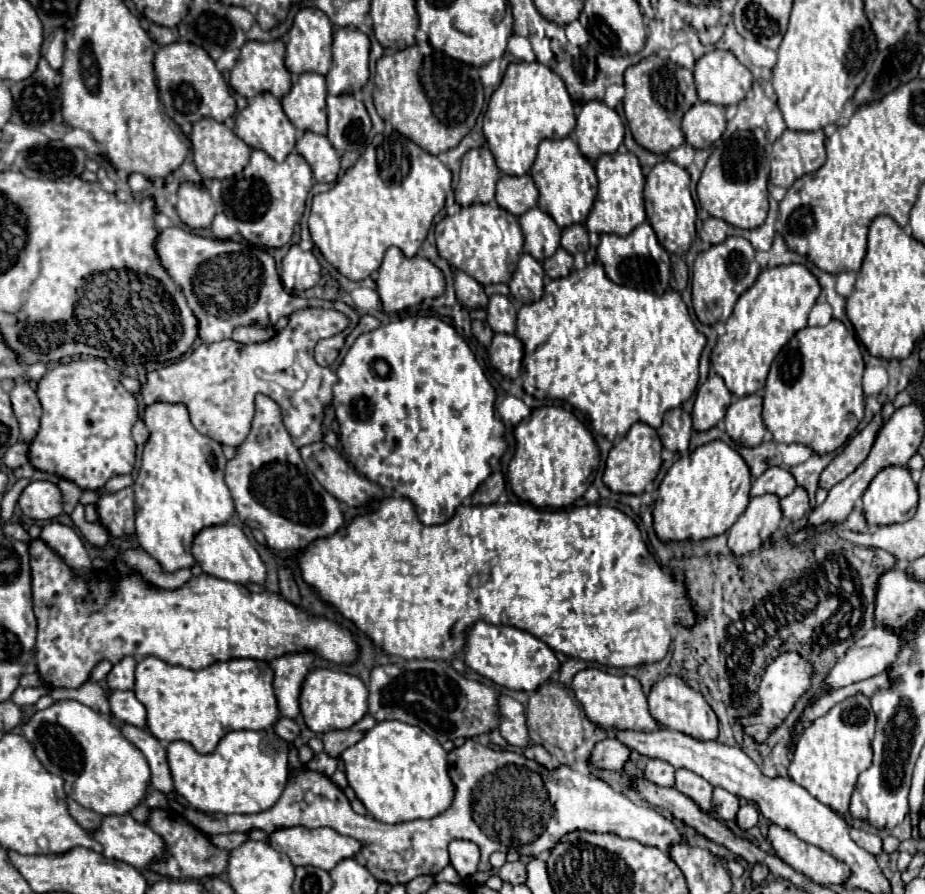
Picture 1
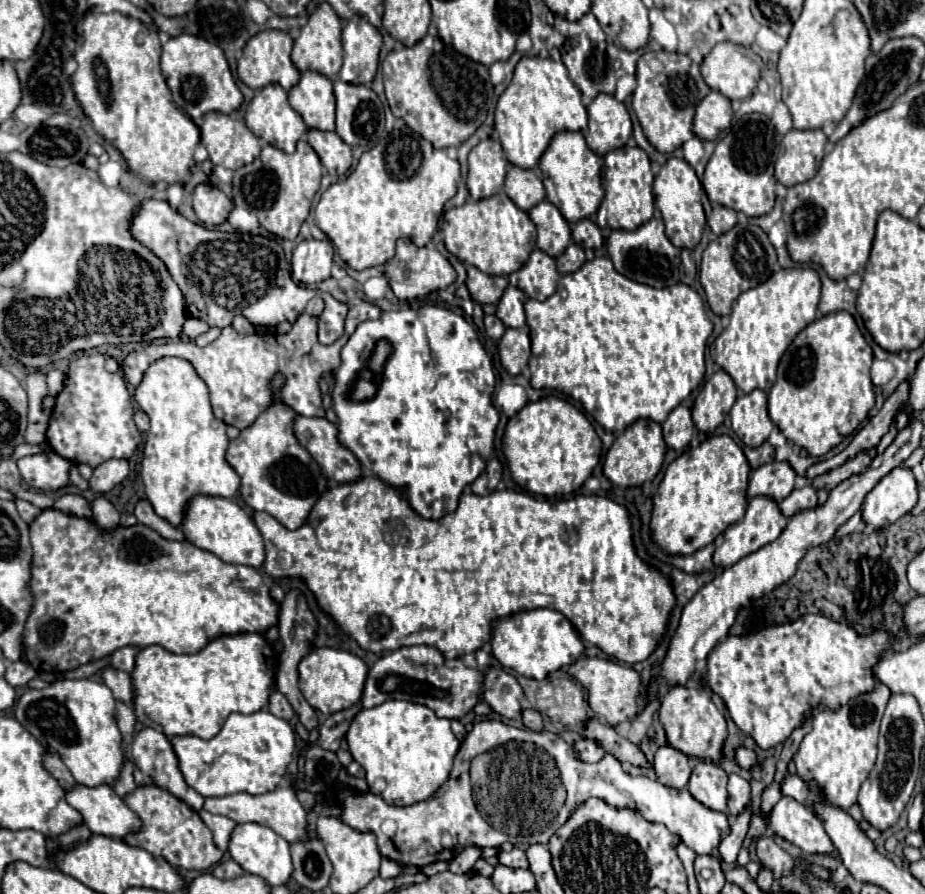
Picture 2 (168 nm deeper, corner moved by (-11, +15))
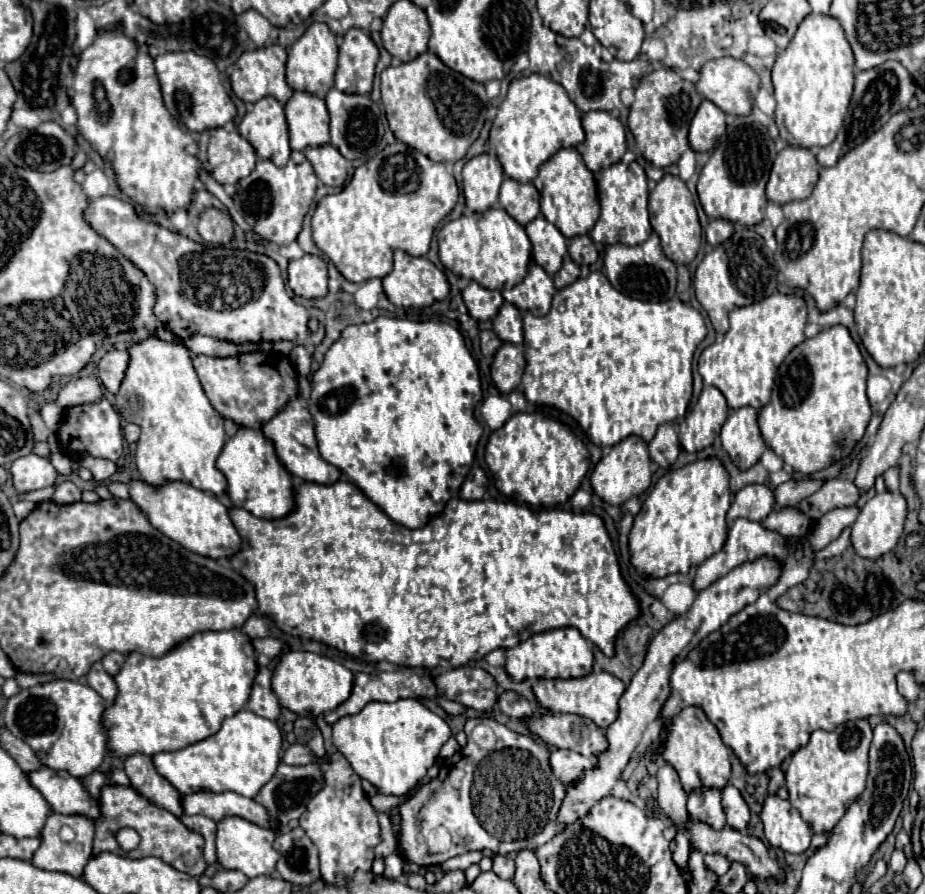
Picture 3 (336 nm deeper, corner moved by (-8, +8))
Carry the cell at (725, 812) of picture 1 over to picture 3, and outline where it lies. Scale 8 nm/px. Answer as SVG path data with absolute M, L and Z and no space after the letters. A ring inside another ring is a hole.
M727 784L723 790L723 810L727 814L727 824L739 832L743 832L747 828L747 822L749 822L749 806L747 802L743 800L741 792Z

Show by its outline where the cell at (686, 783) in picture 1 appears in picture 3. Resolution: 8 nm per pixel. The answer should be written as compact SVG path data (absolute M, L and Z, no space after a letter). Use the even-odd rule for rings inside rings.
M695 788L687 798L687 810L693 820L703 820L715 830L725 826L725 812L721 806L721 790L717 788Z

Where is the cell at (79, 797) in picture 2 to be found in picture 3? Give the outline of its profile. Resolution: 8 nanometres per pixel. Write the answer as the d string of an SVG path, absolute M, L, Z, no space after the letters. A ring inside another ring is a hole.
M41 768L29 774L31 784L43 794L43 798L51 804L53 812L67 816L85 816L89 820L101 818L101 804L97 798L85 790L85 786L69 776L67 772L55 772L51 768Z

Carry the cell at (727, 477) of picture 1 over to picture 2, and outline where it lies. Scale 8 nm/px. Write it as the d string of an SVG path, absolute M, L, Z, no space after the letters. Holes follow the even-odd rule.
M728 435L710 437L696 449L684 451L668 465L658 487L658 497L652 499L650 529L654 543L670 555L692 555L712 543L744 517L748 475L746 457Z

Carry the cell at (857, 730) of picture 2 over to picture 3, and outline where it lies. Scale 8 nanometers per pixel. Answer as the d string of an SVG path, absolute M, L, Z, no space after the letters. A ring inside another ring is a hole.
M867 718L849 720L835 730L815 730L807 746L793 752L787 760L785 780L789 790L789 802L811 824L813 832L831 830L857 800L865 788L867 778L867 754L873 740L873 728Z

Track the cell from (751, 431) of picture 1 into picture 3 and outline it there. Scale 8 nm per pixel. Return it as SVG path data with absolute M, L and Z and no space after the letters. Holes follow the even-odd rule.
M751 406L731 410L721 428L721 444L739 468L753 466L767 448L757 424L757 410Z

